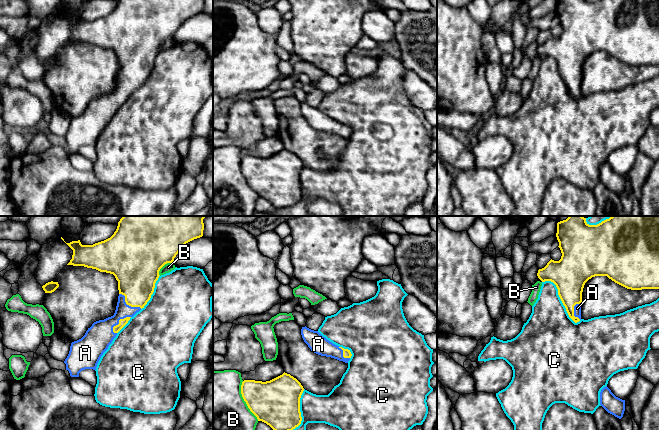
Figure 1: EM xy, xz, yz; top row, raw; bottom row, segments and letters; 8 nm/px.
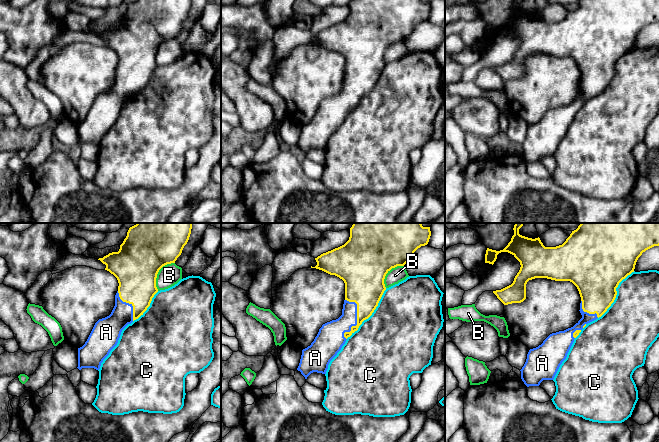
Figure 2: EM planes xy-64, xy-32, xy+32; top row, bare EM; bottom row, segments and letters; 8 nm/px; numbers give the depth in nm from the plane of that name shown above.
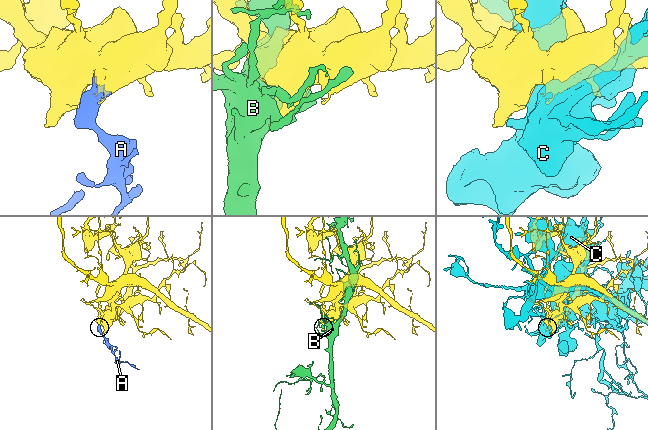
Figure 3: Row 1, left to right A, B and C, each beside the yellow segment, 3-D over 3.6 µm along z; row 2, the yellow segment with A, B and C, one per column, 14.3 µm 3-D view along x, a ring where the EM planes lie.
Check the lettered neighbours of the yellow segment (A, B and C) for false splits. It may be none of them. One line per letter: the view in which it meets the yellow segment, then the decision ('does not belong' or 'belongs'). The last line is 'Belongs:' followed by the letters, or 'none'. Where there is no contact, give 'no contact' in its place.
A: xy | belongs
B: xz | does not belong
C: yz | does not belong
Belongs: A

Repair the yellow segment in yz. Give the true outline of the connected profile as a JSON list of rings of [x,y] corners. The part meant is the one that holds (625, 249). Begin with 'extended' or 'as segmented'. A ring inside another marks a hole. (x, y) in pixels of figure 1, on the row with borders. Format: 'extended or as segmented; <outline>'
extended; [[[569,216],[557,223],[556,237],[561,259],[551,259],[537,276],[556,285],[575,323],[581,320],[584,285],[592,277],[607,276],[631,290],[659,289],[659,216],[611,216],[597,225],[589,225],[583,216]]]

